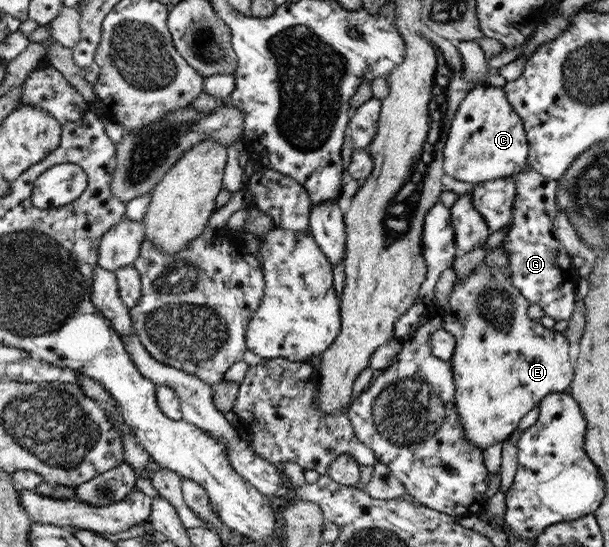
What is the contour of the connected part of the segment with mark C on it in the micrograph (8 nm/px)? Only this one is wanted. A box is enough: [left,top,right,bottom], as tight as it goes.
[445,85,530,186]

